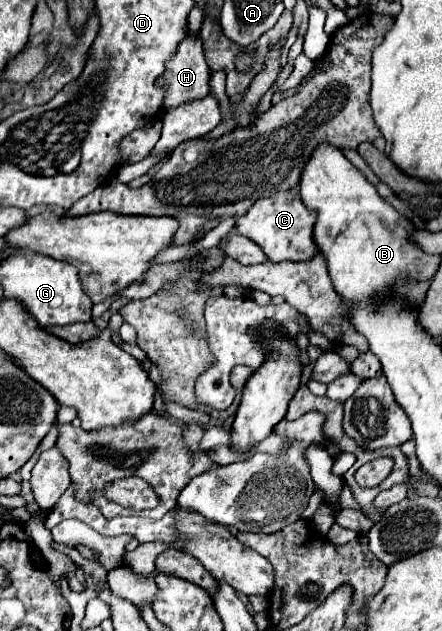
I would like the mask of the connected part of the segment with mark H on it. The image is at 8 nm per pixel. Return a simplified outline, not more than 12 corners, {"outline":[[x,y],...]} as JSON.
{"outline":[[191,29],[165,63],[161,115],[209,95],[211,69]]}

